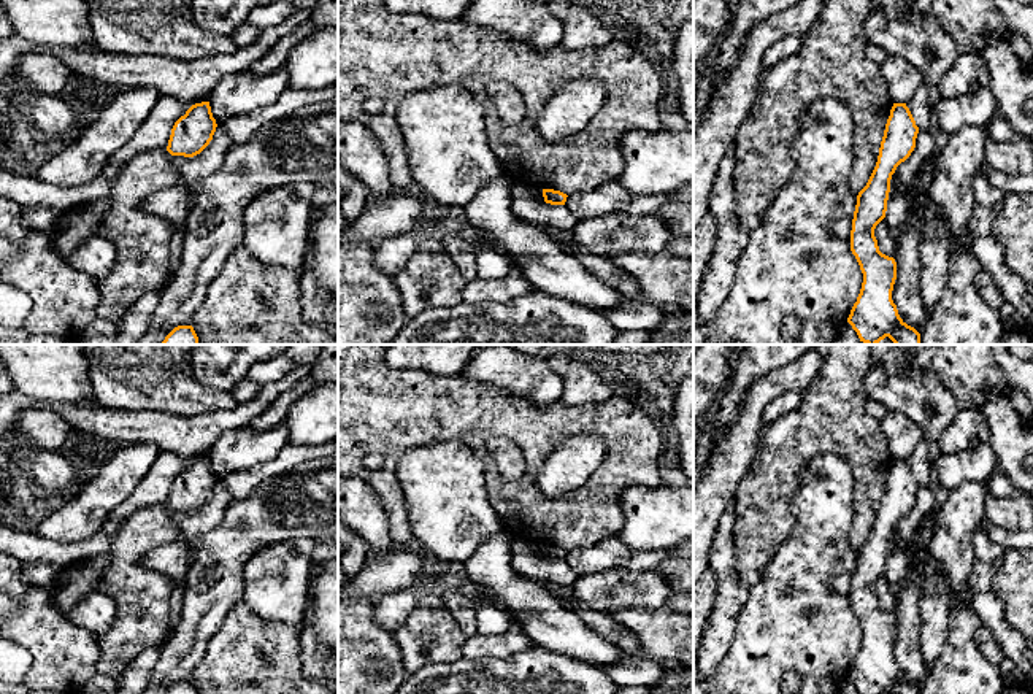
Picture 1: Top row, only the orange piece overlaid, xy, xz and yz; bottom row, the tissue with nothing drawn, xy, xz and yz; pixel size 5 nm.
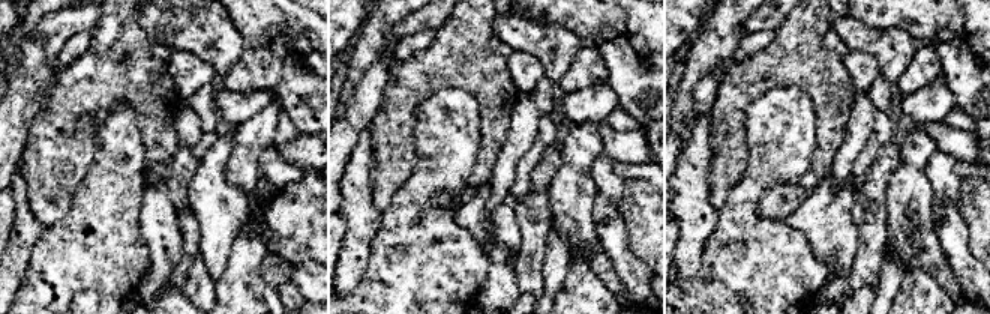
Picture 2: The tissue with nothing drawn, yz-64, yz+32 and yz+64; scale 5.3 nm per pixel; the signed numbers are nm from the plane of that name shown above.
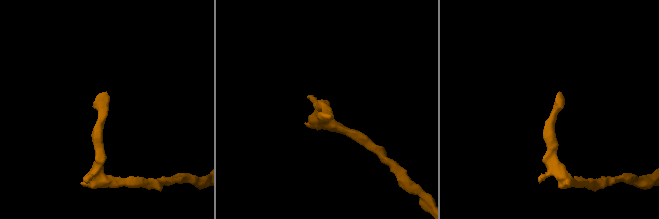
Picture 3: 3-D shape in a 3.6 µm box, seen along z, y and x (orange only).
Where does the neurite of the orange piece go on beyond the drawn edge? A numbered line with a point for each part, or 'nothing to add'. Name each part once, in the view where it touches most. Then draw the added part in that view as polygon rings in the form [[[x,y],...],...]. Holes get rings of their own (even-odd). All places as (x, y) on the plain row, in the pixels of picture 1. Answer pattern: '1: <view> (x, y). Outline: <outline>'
nothing to add

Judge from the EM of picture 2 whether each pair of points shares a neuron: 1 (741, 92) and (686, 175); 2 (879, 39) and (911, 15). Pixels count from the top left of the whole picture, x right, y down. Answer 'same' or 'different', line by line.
1: different
2: different

